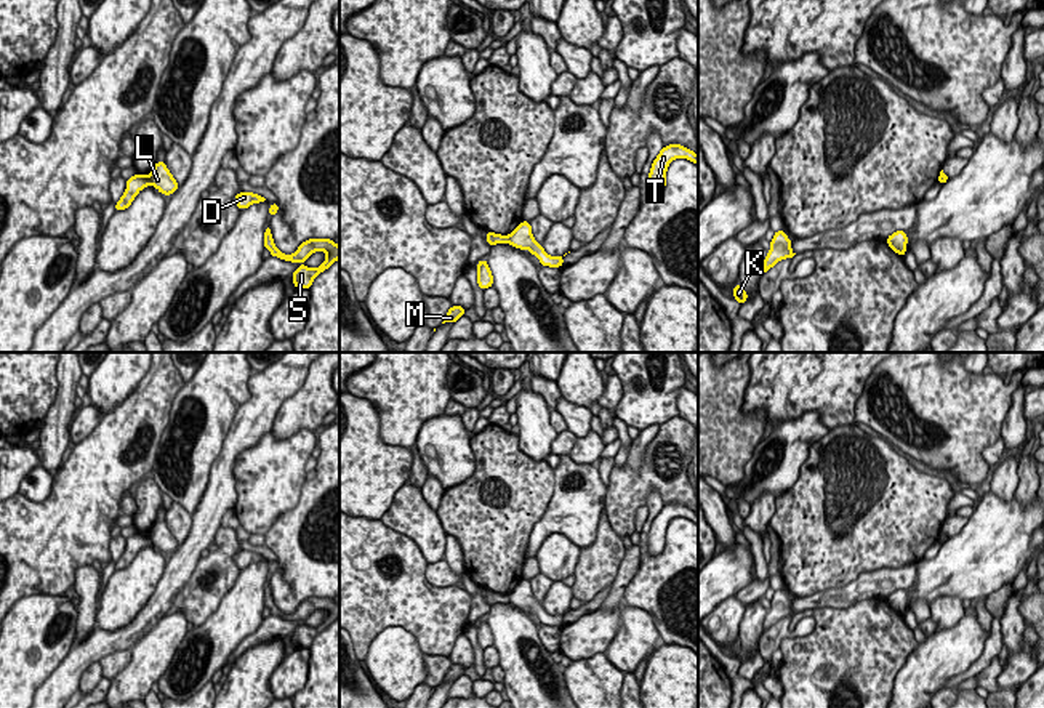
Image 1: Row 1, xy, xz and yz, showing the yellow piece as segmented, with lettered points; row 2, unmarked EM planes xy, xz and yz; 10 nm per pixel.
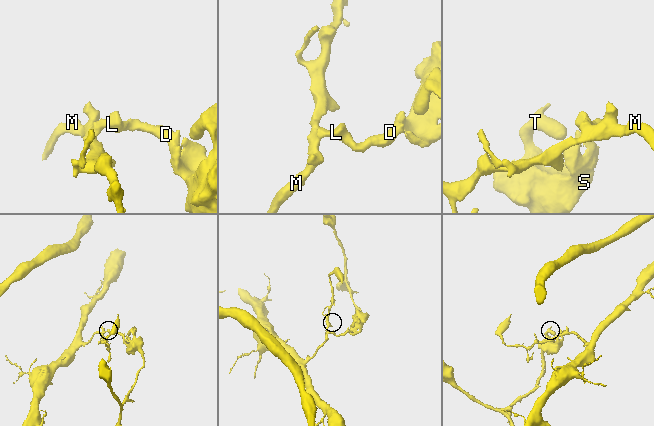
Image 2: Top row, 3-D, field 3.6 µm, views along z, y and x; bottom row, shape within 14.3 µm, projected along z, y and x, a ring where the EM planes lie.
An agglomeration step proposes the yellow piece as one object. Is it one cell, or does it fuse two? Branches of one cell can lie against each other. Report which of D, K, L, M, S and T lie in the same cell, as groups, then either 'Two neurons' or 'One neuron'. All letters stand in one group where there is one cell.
Groups: D L S T / K M. Two neurons

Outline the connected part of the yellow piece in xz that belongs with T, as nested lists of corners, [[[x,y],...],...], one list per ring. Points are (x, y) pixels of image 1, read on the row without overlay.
[[[681,503],[665,505],[653,519],[648,532],[648,553],[652,556],[663,553],[666,545],[666,530],[674,517],[687,517],[695,524],[698,524],[698,514],[693,509],[687,508],[685,505]]]

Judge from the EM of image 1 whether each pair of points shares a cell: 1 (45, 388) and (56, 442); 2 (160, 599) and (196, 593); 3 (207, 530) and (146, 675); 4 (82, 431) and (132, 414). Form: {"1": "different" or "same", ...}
{"1": "different", "2": "different", "3": "different", "4": "different"}

